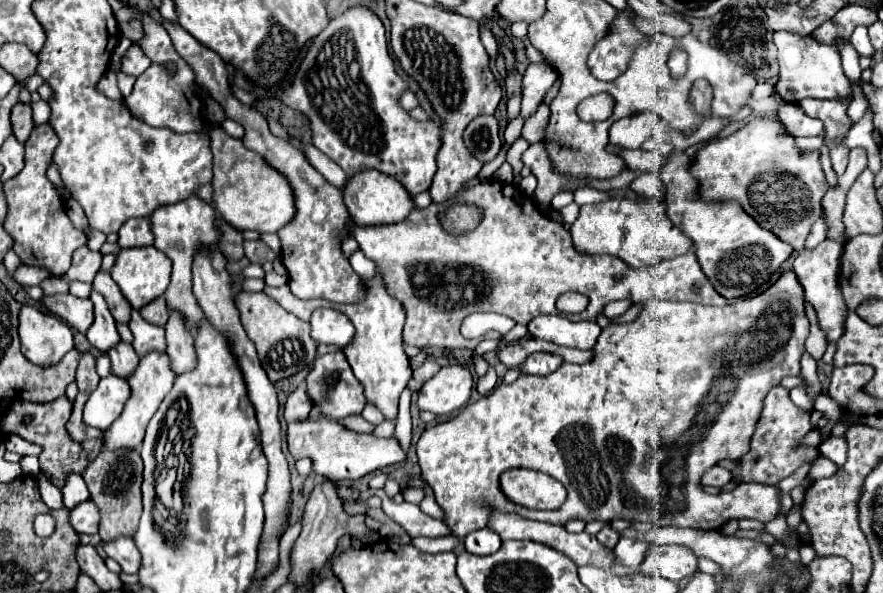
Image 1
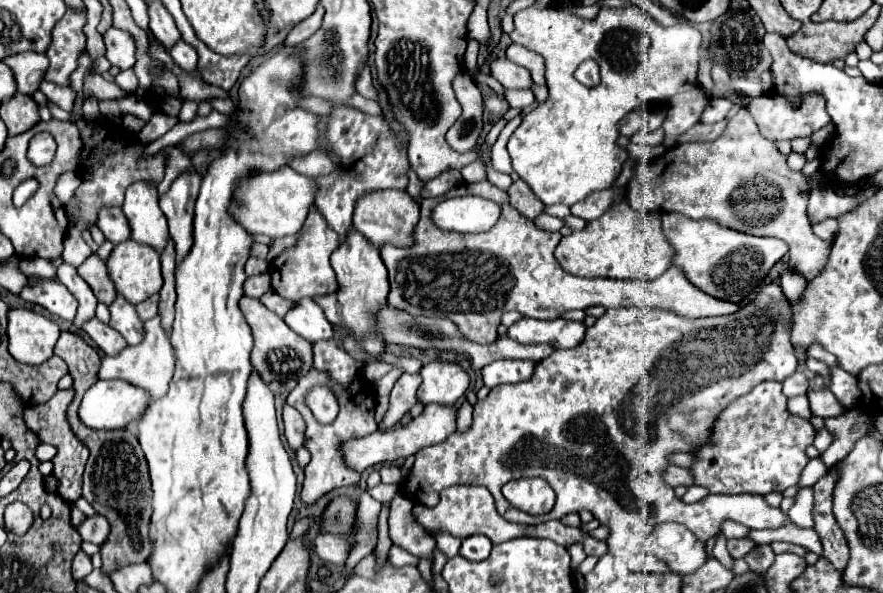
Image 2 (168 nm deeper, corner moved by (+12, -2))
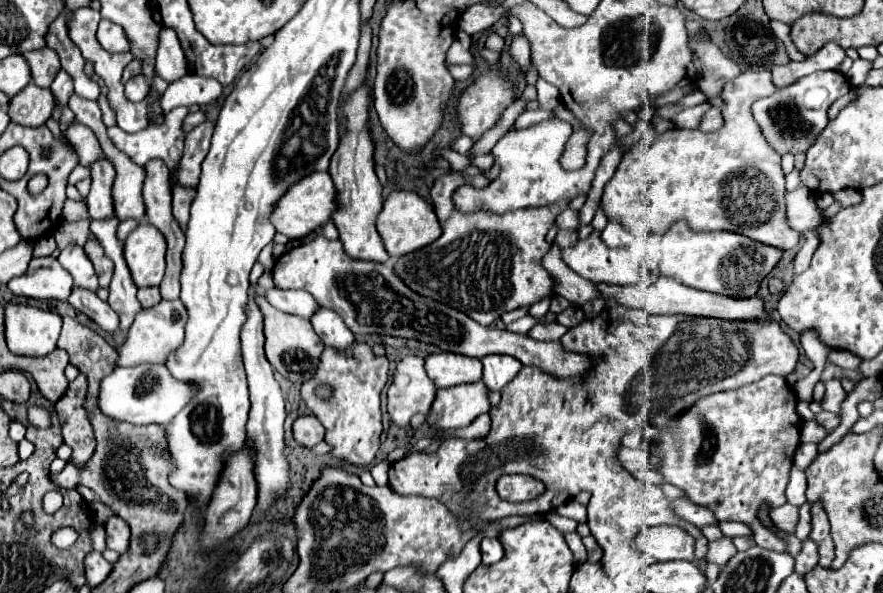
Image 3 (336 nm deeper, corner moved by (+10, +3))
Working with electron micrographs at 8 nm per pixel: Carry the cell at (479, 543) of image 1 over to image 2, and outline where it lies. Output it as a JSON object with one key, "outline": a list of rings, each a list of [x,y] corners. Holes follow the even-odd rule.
{"outline":[[[473,534],[473,536],[463,538],[459,554],[461,554],[463,558],[467,558],[467,560],[483,560],[483,558],[489,556],[491,546],[493,546],[493,544],[489,542],[487,536],[483,536],[483,534]]]}

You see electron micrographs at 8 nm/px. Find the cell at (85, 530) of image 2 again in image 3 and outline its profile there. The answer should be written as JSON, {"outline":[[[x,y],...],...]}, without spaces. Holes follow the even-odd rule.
{"outline":[[[111,517],[105,523],[105,529],[107,529],[107,547],[117,553],[125,553],[129,549],[129,537],[131,537],[129,525],[121,521],[121,517]]]}

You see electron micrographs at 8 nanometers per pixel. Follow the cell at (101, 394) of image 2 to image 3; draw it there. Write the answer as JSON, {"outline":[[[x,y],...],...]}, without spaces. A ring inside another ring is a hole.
{"outline":[[[135,365],[135,367],[115,367],[101,383],[99,409],[119,421],[129,421],[133,425],[159,423],[167,425],[199,391],[195,383],[175,379],[165,365]]]}

